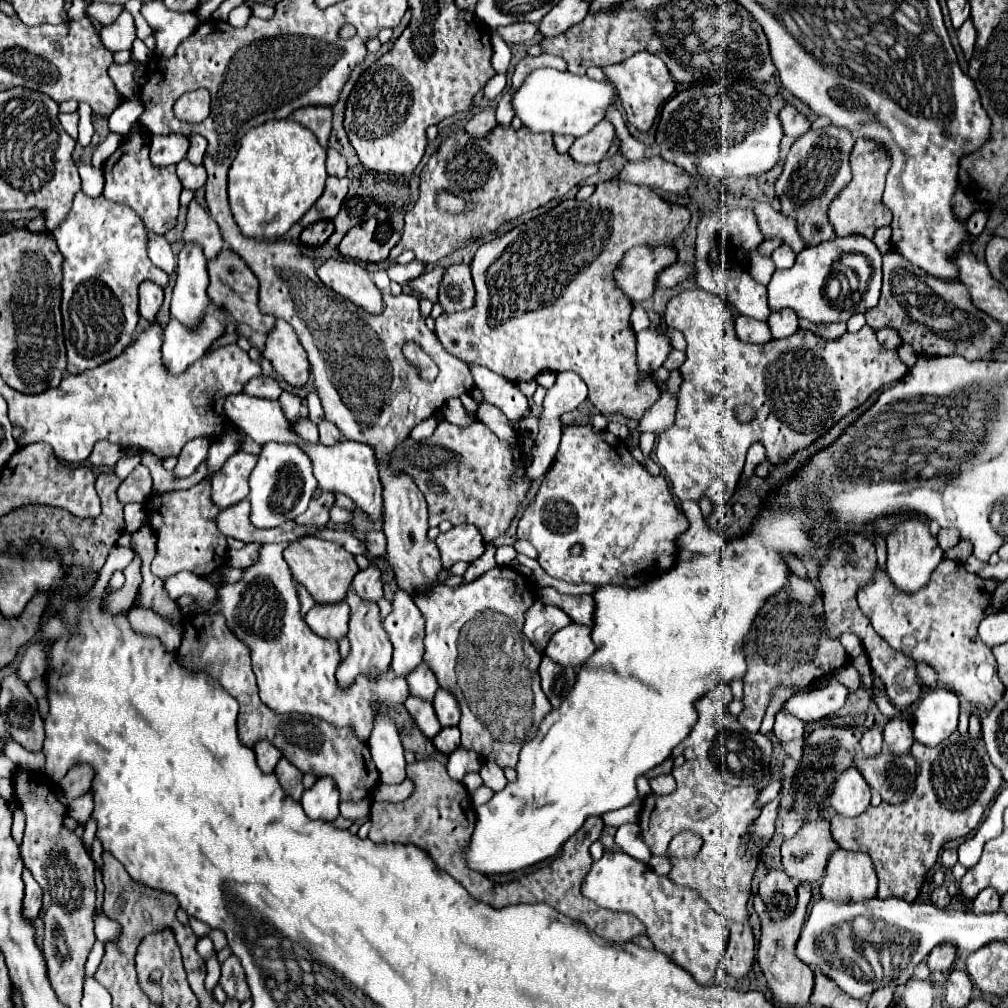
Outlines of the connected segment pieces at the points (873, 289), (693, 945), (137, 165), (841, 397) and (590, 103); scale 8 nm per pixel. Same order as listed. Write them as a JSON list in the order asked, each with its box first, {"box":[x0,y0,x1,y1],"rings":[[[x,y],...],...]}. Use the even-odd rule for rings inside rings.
[{"box":[768,233,882,323],"rings":[[[858,233],[846,235],[846,237],[834,237],[830,241],[822,241],[814,247],[804,247],[796,255],[796,263],[790,269],[776,271],[772,275],[772,281],[768,283],[768,305],[770,309],[782,309],[782,307],[792,307],[798,317],[804,317],[812,323],[834,323],[834,321],[846,321],[848,315],[852,315],[852,309],[842,309],[834,307],[830,299],[826,297],[826,281],[830,275],[832,265],[844,255],[844,253],[862,253],[870,259],[872,265],[872,277],[868,281],[868,293],[862,293],[862,299],[856,303],[856,311],[864,311],[868,307],[874,307],[879,301],[882,288],[882,253],[874,245],[874,241],[860,237]]]},{"box":[582,851,729,985],"rings":[[[624,851],[604,853],[582,885],[582,893],[600,907],[616,912],[634,913],[646,927],[646,937],[654,949],[670,957],[676,965],[686,969],[696,983],[708,985],[714,971],[724,957],[729,929],[725,921],[700,897],[696,889],[676,885],[670,877],[656,875],[646,863],[630,857]]]},{"box":[104,133,182,235],"rings":[[[134,133],[122,139],[120,147],[116,149],[116,153],[104,163],[104,197],[114,201],[114,203],[122,203],[132,207],[144,221],[146,229],[156,233],[156,235],[166,235],[170,231],[170,227],[176,225],[176,217],[178,217],[178,209],[180,209],[180,191],[182,185],[176,177],[176,169],[174,167],[152,167],[150,165],[150,139],[148,135],[142,133]]]},{"box":[656,289,908,505],"rings":[[[702,289],[682,291],[672,297],[668,301],[664,321],[668,327],[682,331],[687,343],[686,360],[680,367],[682,383],[678,393],[676,421],[674,427],[660,433],[656,445],[658,463],[670,477],[674,493],[680,497],[680,501],[698,501],[706,495],[714,505],[726,503],[738,485],[748,447],[754,441],[764,443],[770,463],[782,463],[786,455],[810,445],[816,437],[820,437],[820,433],[824,433],[822,429],[830,429],[842,415],[864,403],[874,391],[900,381],[908,371],[908,367],[898,359],[896,351],[888,353],[880,349],[876,333],[870,325],[864,325],[856,333],[846,331],[842,337],[832,341],[824,341],[824,337],[818,337],[812,331],[798,329],[790,337],[772,339],[762,345],[742,343],[736,337],[730,307],[724,301],[718,301],[716,295],[710,295]],[[740,405],[754,409],[752,421],[738,421],[736,409]]]},{"box":[512,69,616,137],"rings":[[[536,69],[532,71],[520,89],[512,95],[514,115],[534,133],[568,133],[580,137],[588,133],[610,105],[616,101],[616,91],[600,81],[590,81],[590,77],[576,77],[568,71],[556,69]]]}]

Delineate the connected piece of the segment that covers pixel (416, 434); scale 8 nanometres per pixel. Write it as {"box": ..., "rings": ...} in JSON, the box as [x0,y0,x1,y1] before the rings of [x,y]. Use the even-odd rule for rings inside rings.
{"box":[410,415,438,439],"rings":[[[432,415],[432,417],[420,421],[420,423],[416,425],[416,429],[412,429],[410,435],[412,435],[414,439],[424,439],[424,437],[430,437],[430,435],[436,431],[436,427],[438,427],[438,419],[436,419],[436,415]]]}

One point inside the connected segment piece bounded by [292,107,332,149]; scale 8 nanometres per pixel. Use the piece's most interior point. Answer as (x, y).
(319, 120)

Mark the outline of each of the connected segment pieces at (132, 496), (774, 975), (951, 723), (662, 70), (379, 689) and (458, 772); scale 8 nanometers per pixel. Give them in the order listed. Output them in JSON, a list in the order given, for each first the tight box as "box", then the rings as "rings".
[{"box":[118,465,152,503],"rings":[[[138,465],[118,487],[118,499],[126,503],[144,503],[152,491],[152,477],[144,465]]]},{"box":[754,885,814,1007],"rings":[[[800,885],[798,887],[798,905],[794,909],[794,913],[790,917],[786,917],[780,923],[772,923],[768,919],[768,915],[764,913],[764,905],[762,899],[758,897],[758,893],[754,895],[754,909],[760,915],[762,921],[762,935],[760,935],[760,949],[758,949],[758,963],[762,973],[766,975],[768,987],[772,989],[772,997],[776,1003],[780,1005],[790,1005],[790,1007],[804,1007],[814,991],[814,971],[802,963],[796,957],[796,943],[800,937],[800,929],[804,925],[806,919],[806,907],[810,901],[810,887],[808,885]]]},{"box":[910,687,960,747],"rings":[[[946,687],[930,689],[910,717],[914,739],[934,747],[950,737],[958,727],[960,699]]]},{"box":[604,51,676,131],"rings":[[[640,51],[634,57],[628,57],[628,61],[622,61],[620,65],[610,65],[608,69],[604,69],[604,73],[616,85],[626,117],[638,131],[648,131],[660,107],[676,93],[676,81],[668,73],[668,67],[664,65],[664,61],[660,61],[660,57],[646,51]]]},{"box":[218,543,408,743],"rings":[[[266,543],[258,551],[256,563],[248,565],[242,569],[242,579],[236,583],[222,583],[218,587],[218,609],[226,617],[228,629],[244,641],[250,651],[252,651],[252,671],[258,679],[258,689],[260,689],[260,699],[272,707],[278,709],[280,713],[304,713],[304,715],[316,715],[334,727],[350,727],[354,735],[366,743],[374,725],[376,713],[386,711],[394,705],[400,705],[408,699],[408,683],[406,677],[380,677],[380,679],[368,679],[368,677],[358,677],[356,683],[350,689],[340,689],[336,683],[336,669],[340,665],[340,655],[338,655],[338,643],[336,641],[324,641],[322,637],[316,637],[304,617],[300,615],[300,599],[298,599],[298,589],[292,581],[290,569],[286,561],[282,559],[284,545],[278,543]]]},{"box":[448,747,482,781],"rings":[[[458,747],[454,753],[450,753],[448,757],[448,773],[462,781],[466,773],[470,771],[478,771],[482,767],[482,757],[474,751],[468,751],[464,747]]]}]

